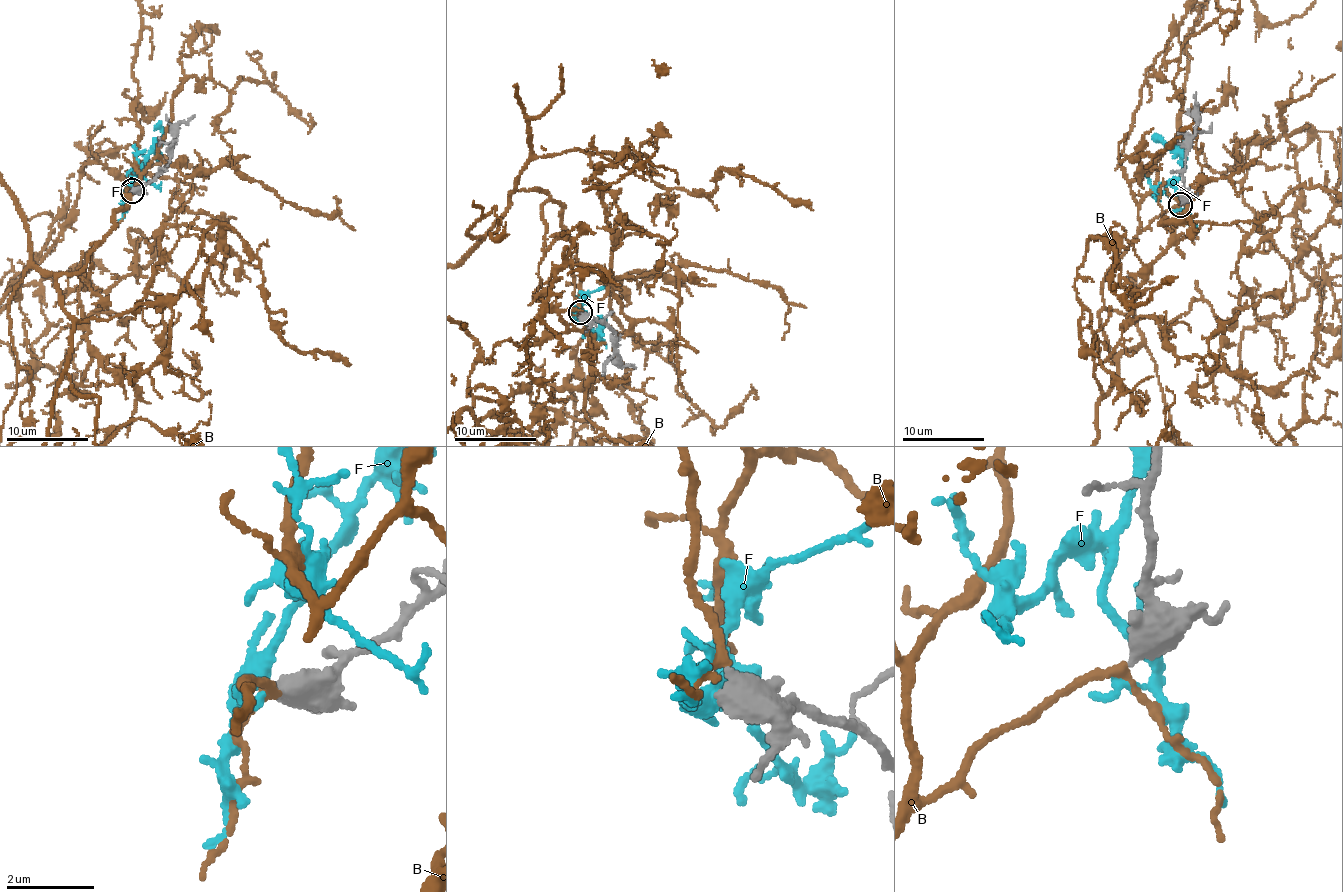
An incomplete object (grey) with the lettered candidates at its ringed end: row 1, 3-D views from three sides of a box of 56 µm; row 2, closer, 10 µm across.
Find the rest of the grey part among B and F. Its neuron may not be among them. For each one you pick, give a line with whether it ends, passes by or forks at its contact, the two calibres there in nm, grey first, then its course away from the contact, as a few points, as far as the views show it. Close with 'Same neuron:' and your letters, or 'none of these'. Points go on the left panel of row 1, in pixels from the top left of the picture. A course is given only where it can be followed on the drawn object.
B: it passes by | 550/190 nm
Same neuron: B

